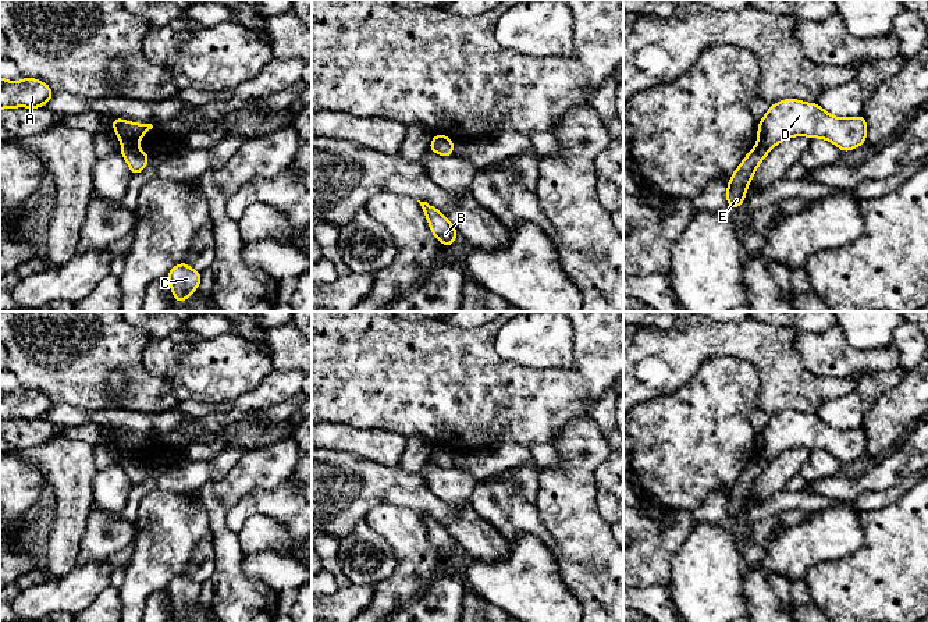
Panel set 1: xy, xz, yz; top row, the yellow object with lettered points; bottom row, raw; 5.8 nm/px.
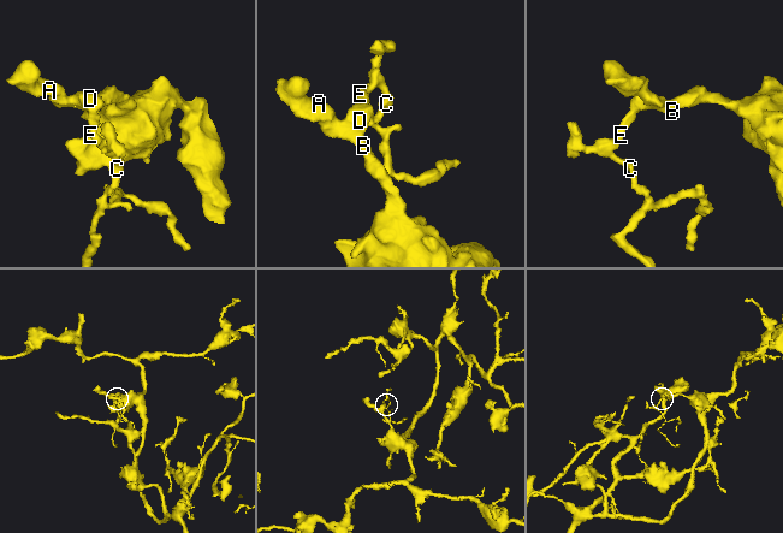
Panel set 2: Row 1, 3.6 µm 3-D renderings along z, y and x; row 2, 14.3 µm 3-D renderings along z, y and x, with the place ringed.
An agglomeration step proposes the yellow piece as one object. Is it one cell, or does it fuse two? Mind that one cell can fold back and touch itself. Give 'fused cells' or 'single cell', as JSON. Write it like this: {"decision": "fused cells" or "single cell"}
{"decision": "single cell"}

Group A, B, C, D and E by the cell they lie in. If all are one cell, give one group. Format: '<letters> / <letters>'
A B C D E

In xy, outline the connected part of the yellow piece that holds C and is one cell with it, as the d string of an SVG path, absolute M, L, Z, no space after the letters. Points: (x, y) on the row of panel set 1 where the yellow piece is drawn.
M181 262L170 270L166 278L171 285L175 301L184 303L186 298L198 289L202 274Z

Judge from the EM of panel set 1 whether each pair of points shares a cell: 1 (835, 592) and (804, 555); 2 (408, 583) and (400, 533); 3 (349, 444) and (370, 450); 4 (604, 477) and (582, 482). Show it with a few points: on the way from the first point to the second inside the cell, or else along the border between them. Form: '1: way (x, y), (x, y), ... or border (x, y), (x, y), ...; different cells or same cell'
1: border (846, 558), (816, 564), (802, 578); different cells
2: way (408, 571), (408, 546); same cell
3: way (355, 444), (365, 444); same cell
4: border (608, 454), (594, 472), (598, 512); different cells

